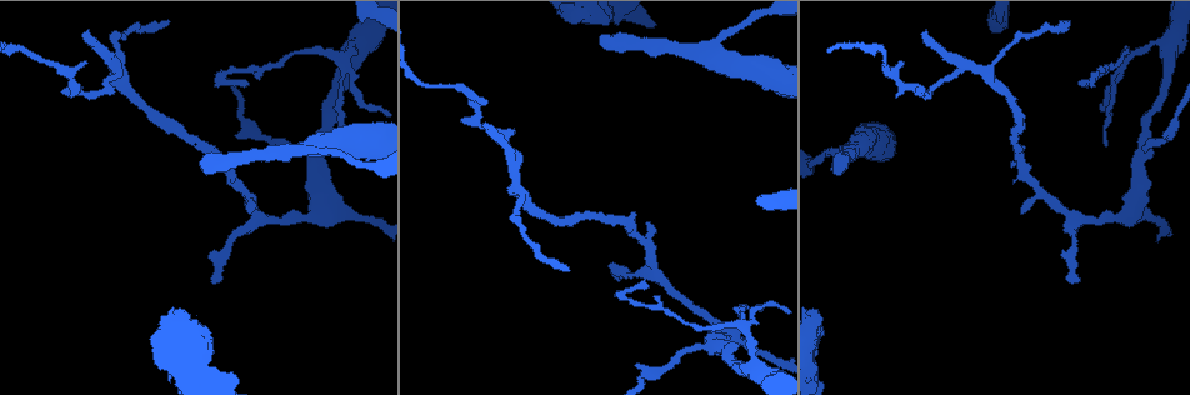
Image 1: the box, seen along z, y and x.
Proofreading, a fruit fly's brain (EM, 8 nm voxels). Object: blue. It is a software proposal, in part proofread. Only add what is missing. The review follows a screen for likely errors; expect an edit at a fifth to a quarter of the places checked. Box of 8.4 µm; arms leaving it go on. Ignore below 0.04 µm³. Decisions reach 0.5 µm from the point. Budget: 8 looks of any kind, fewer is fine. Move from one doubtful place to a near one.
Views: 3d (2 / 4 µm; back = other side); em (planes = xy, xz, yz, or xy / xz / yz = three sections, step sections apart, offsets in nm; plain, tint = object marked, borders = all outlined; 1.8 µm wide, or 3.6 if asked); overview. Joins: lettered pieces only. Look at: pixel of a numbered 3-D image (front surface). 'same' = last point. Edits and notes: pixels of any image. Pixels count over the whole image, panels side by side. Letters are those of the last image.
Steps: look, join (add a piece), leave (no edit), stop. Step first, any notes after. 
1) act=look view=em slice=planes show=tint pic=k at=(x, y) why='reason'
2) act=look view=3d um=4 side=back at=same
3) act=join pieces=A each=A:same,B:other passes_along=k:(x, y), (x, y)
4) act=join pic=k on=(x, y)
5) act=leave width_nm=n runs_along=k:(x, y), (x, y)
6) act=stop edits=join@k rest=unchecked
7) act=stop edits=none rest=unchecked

act=look view=3d um=2 pic=1 at=(833, 160) why='free end'

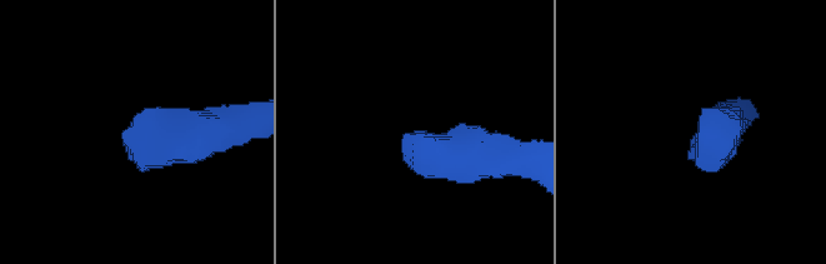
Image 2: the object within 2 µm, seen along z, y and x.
act=look view=em slice=planes show=borders pic=2 at=(128, 130) why='need the tissue'

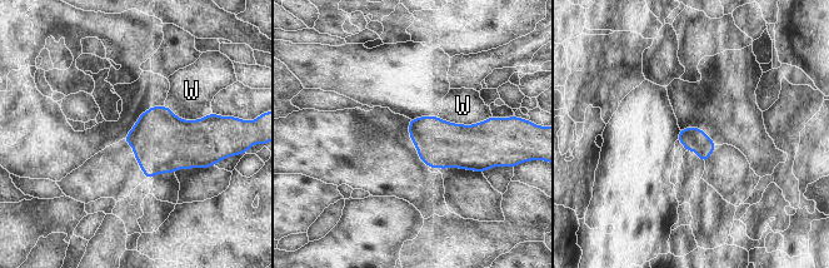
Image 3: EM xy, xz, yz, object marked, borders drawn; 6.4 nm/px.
act=leave each=W:other border=3:(438, 115), (464, 124), (492, 117) found='no lettered piece goes on from it'

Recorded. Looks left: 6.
act=look view=3d um=4 pic=1 at=(567, 270)

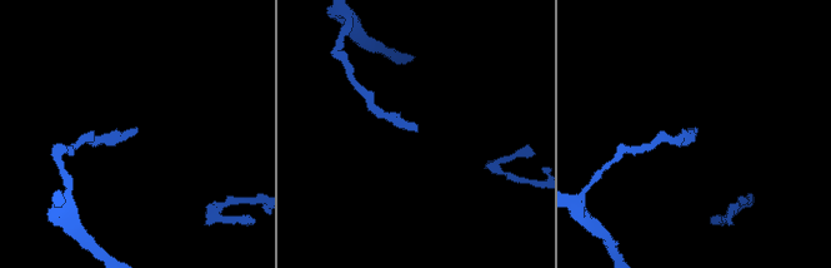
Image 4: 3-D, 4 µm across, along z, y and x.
act=look view=em slice=xz step=16 show=borders pic=4 at=(138, 128) why='now the EM'

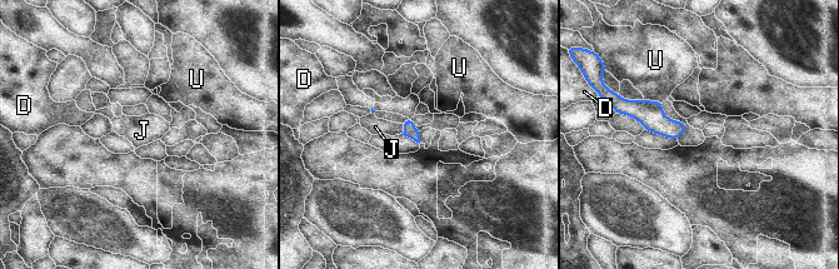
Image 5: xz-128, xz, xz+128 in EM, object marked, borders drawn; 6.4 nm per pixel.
act=look view=em slice=yz step=4 show=borders at=same

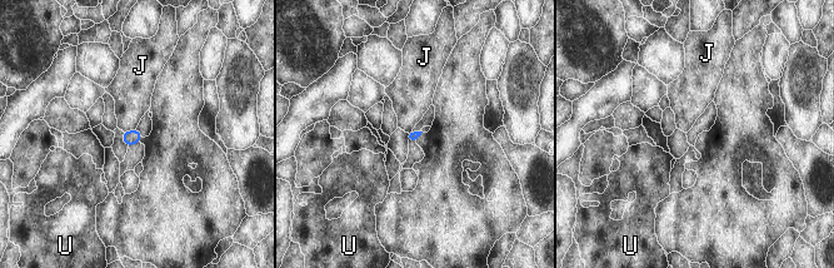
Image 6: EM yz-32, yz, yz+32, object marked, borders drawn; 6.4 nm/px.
act=leave each=J:other,U:other border=6:(135, 128), (123, 132) found='no lettered piece goes on from it'

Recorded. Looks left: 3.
act=look view=em slice=planes show=borders pic=1 at=(482, 126) why='free end'

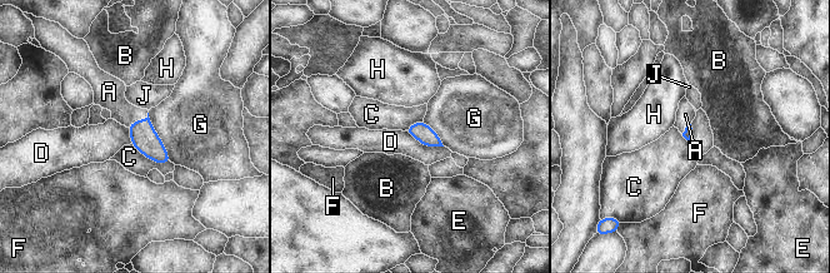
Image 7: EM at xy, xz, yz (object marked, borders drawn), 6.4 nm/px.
act=join pieces=A longest_contact=G:340nm each=A:same,B:other,C:other,D:other,E:other,F:other,G:other,H:other,J:other passes_along=7:(144, 138), (139, 120), (110, 94) found='the cell continues'

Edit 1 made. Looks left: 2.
act=stop edits=join@7 rest=unchecked

